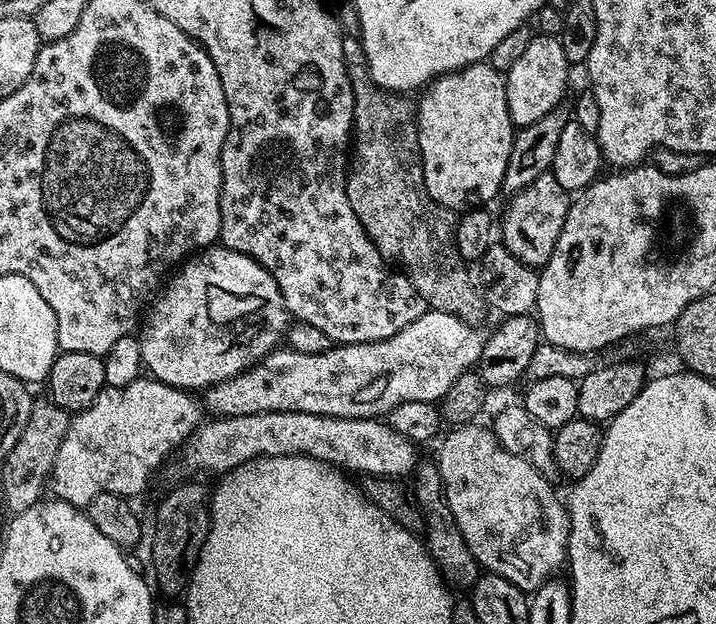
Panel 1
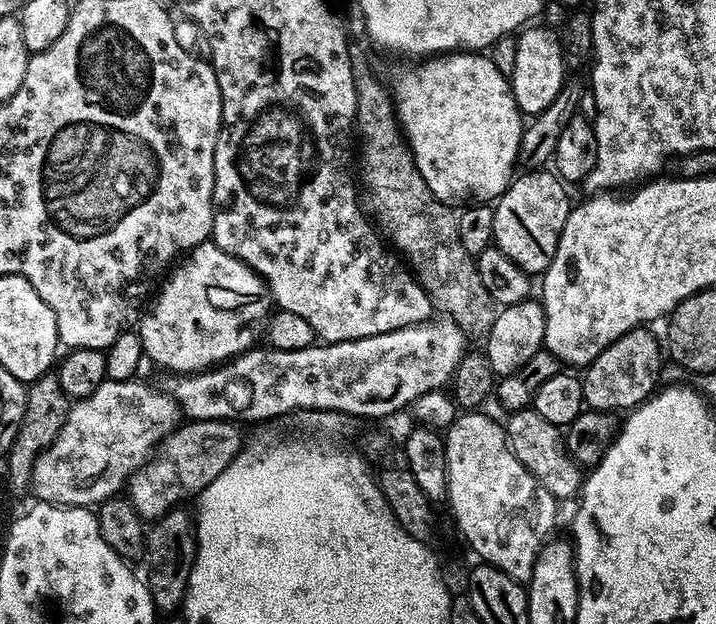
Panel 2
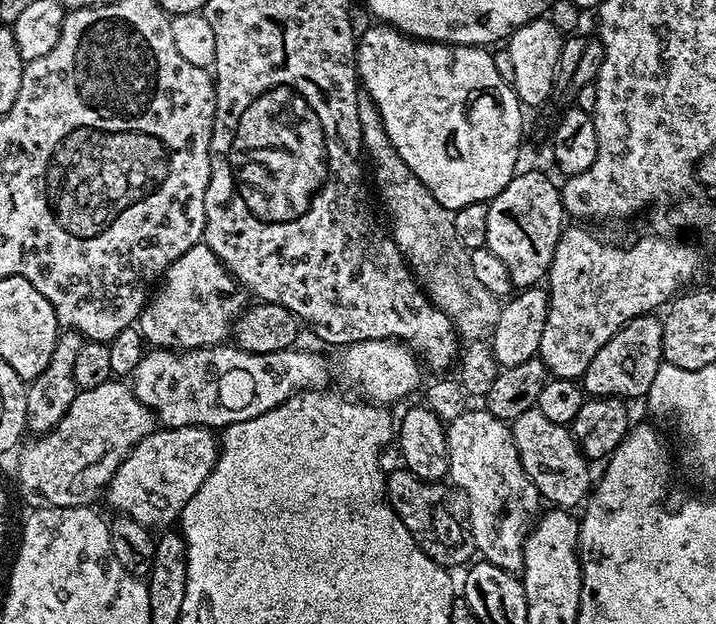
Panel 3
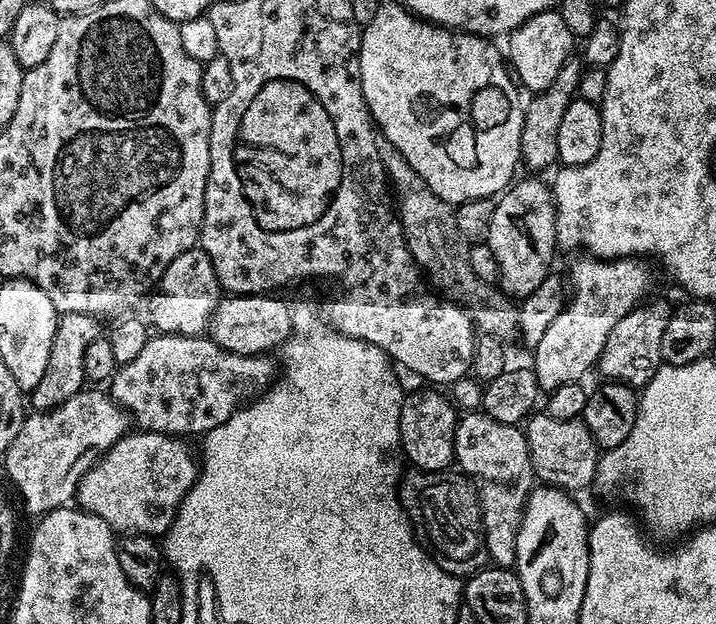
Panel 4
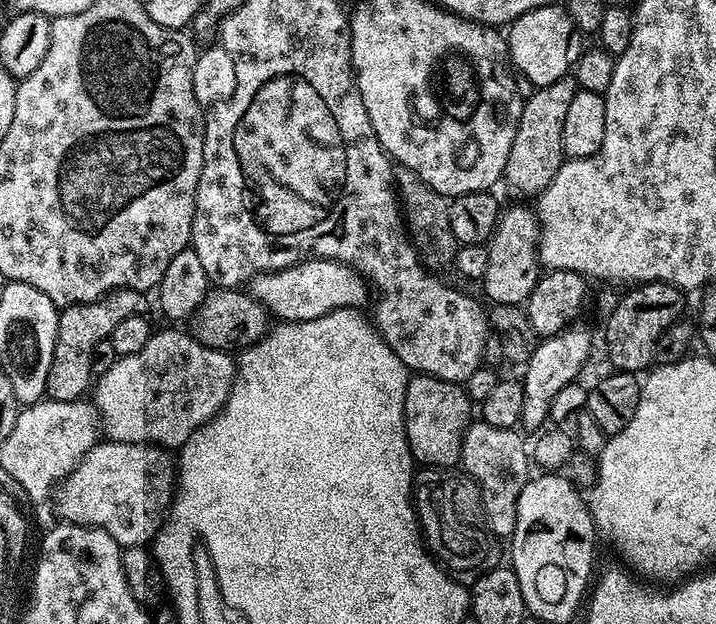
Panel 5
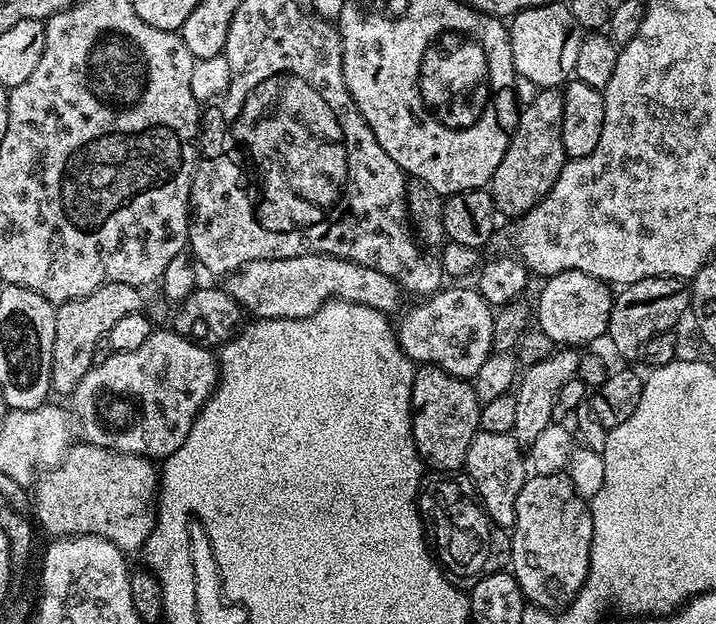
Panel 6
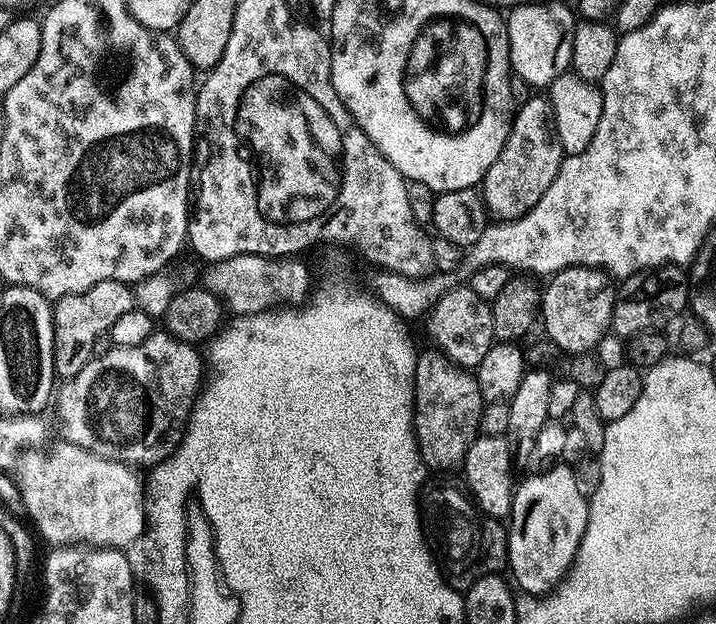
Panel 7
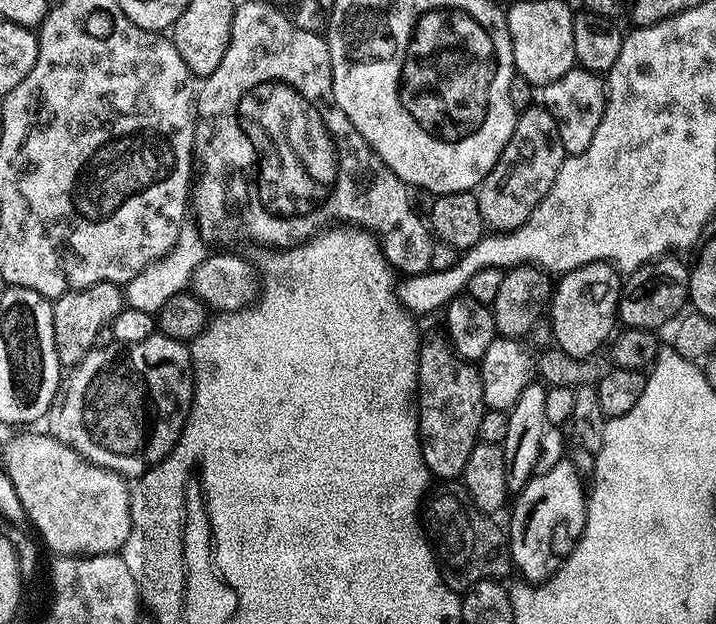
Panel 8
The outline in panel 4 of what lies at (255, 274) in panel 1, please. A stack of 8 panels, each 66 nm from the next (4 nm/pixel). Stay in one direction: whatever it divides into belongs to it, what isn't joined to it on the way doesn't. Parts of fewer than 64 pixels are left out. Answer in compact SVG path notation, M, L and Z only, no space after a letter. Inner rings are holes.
M197 246L178 254L178 258L166 266L159 284L147 301L147 319L157 333L166 336L198 336L207 329L221 299L222 289L214 274L214 266L204 249Z

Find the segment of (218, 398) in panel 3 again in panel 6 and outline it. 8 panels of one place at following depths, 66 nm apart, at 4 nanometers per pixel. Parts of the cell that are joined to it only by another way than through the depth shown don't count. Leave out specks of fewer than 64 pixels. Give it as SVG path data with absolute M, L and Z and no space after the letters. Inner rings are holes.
M153 330L150 338L138 346L138 350L112 352L102 360L93 363L70 397L70 412L79 435L80 432L84 435L81 436L83 443L109 448L112 452L123 452L126 456L146 456L153 462L163 461L174 454L174 450L186 442L186 434L190 434L190 426L200 413L200 407L216 390L217 357L204 345L190 342L174 331Z

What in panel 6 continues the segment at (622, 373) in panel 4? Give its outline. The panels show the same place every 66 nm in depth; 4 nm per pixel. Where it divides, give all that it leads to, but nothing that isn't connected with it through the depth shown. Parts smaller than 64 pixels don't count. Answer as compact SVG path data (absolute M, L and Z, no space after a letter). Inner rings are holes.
M651 276L633 284L623 285L615 293L606 336L607 339L612 339L617 354L624 359L621 361L632 362L628 360L634 359L635 356L637 359L652 336L675 329L675 324L683 318L684 312L686 316L690 300L685 293L684 296L680 293L680 284L682 280L678 276Z

